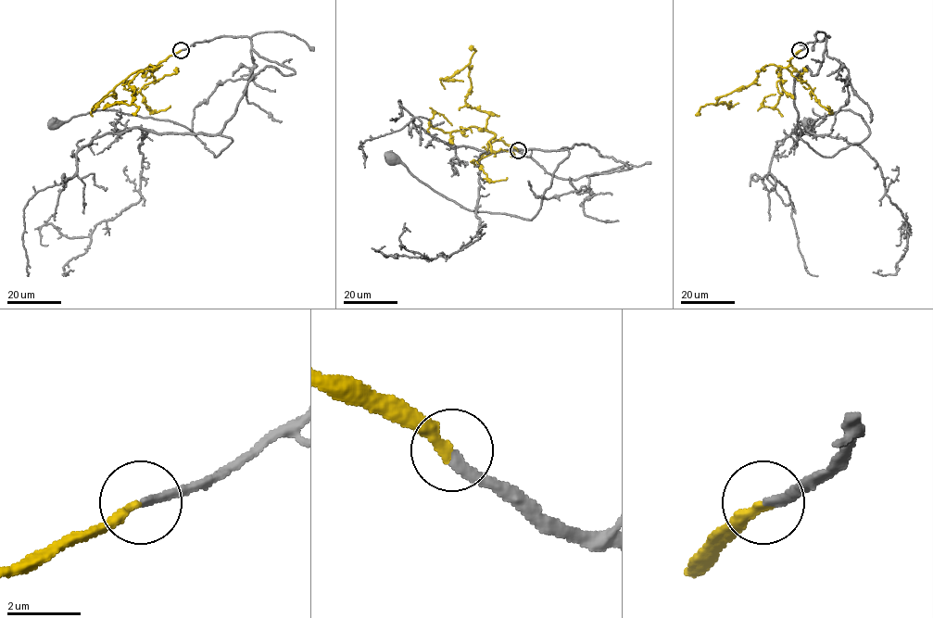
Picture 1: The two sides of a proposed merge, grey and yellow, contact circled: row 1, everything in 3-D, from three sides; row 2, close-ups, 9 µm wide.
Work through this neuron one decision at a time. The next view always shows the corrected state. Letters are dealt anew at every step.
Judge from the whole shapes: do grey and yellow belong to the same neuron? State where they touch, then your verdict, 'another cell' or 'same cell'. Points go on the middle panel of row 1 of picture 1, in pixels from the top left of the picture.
place (518, 150); same cell

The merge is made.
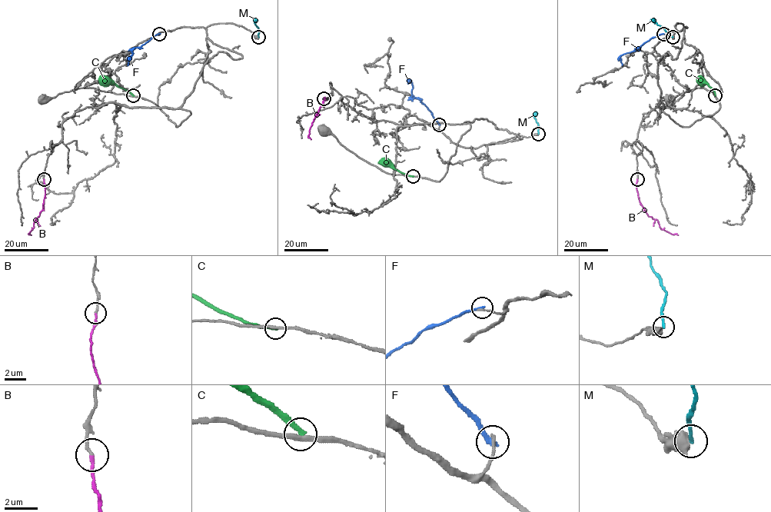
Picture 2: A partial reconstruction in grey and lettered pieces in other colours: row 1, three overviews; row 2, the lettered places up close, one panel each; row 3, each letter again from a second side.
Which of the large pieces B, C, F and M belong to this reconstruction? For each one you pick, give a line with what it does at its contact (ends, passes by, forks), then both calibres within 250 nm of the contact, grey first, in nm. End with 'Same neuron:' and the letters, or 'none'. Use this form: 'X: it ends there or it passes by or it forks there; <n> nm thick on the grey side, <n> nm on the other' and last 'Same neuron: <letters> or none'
B: it ends there; 170 nm thick on the grey side, 200 nm on the other
Same neuron: B

